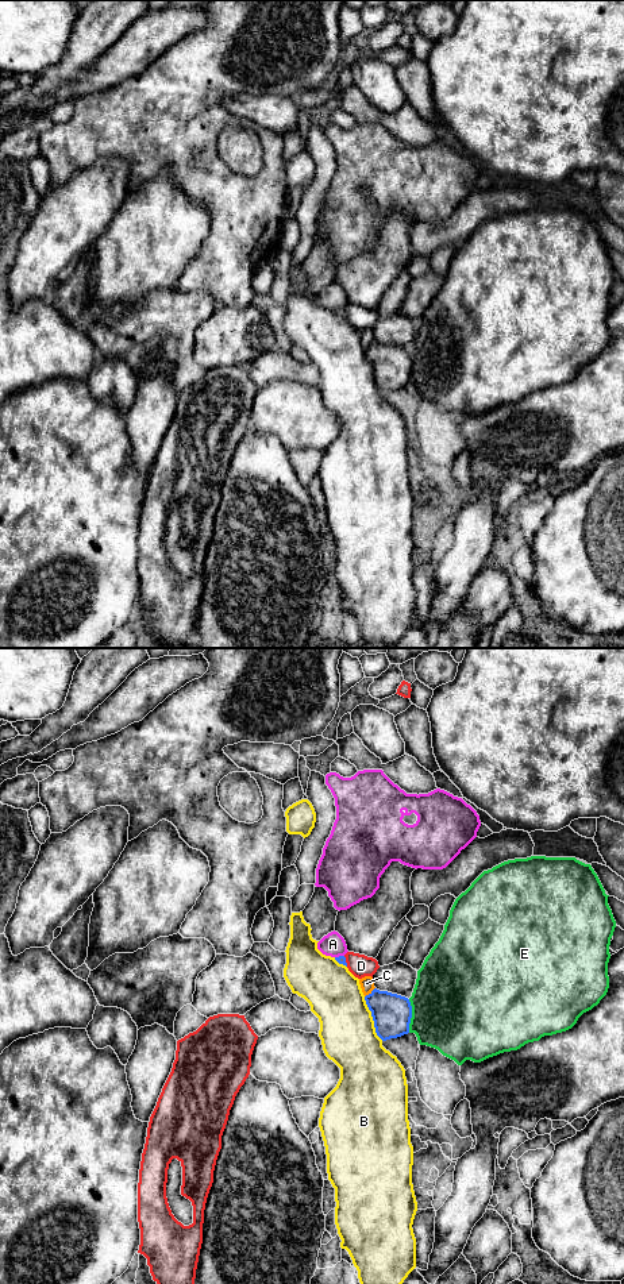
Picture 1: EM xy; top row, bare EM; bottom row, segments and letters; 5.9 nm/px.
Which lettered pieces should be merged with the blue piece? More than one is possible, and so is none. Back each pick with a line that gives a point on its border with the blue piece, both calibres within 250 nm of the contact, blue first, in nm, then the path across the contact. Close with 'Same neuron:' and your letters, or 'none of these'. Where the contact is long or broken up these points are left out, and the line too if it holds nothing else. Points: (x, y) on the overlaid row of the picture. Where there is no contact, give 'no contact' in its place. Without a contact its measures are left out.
Same neuron: none of these

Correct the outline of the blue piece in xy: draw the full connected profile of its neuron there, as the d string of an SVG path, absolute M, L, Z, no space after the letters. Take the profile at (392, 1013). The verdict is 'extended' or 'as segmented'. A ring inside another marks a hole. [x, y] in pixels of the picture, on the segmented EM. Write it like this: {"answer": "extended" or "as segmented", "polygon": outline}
{"answer": "as segmented", "polygon": "M374 988L365 1000L382 1041L409 1033L412 1006L408 998Z"}

